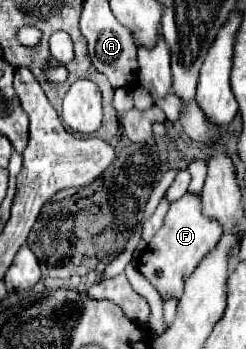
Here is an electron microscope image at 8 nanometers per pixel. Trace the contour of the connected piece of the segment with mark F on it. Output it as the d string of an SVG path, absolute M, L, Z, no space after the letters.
M187 192L181 200L171 204L163 226L157 230L157 234L151 238L151 246L139 258L139 272L151 284L155 284L163 296L181 292L193 268L197 268L197 264L205 258L205 254L209 254L213 246L217 246L221 234L223 234L221 224L203 214L201 196Z

